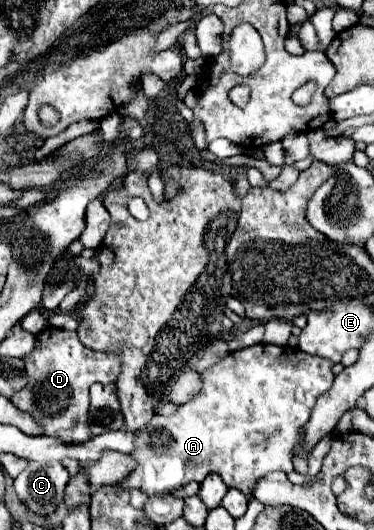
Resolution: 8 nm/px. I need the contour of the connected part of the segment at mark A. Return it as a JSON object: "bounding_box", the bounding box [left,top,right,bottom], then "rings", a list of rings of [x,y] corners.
{"bounding_box":[118,343,334,501],"rings":[[[258,343],[234,351],[202,373],[202,391],[170,417],[152,417],[140,431],[132,457],[138,461],[136,469],[118,487],[140,489],[146,495],[172,493],[190,481],[202,483],[208,473],[218,473],[226,487],[240,489],[252,501],[252,485],[272,471],[292,471],[292,449],[302,441],[302,427],[310,417],[316,399],[332,387],[334,363],[324,357],[302,353],[300,349]]]}

